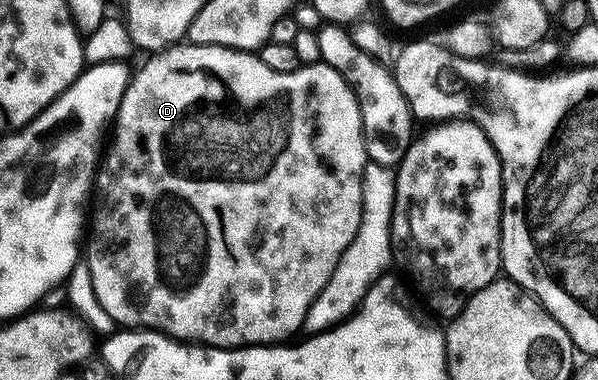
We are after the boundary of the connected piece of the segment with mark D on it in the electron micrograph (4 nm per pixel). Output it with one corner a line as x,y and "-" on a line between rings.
192,44
166,46
146,58
149,59
130,77
127,92
117,109
111,141
97,172
95,197
91,202
93,235
90,238
88,235
89,255
86,258
84,255
83,262
91,272
91,285
95,287
95,296
99,296
99,304
103,304
103,312
121,328
141,327
182,342
218,346
224,350
238,346
271,346
292,339
289,337
304,327
311,304
319,292
323,292
327,280
331,280
331,272
335,272
347,244
351,244
355,232
359,232
361,177
367,155
355,92
335,68
322,61
302,64
295,72
280,74
271,72
256,53

